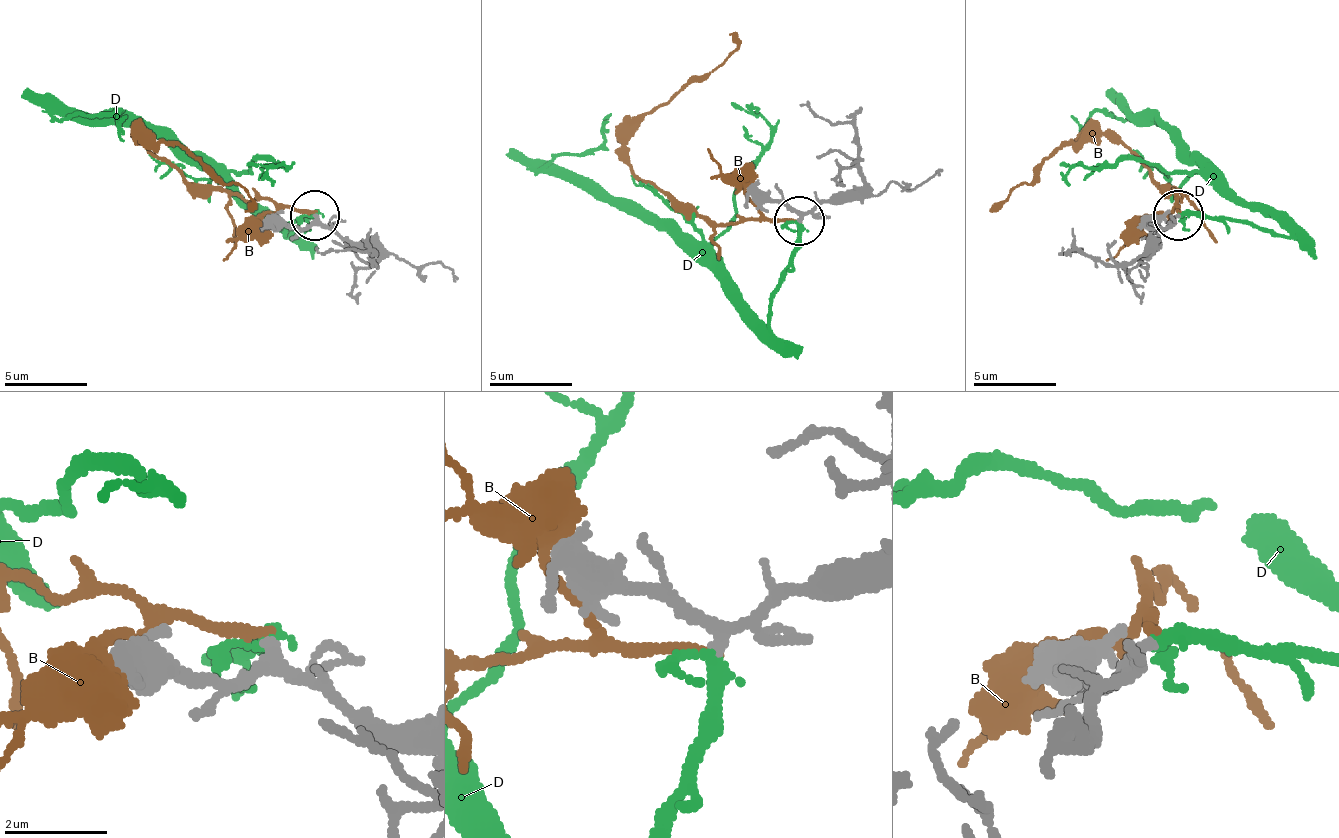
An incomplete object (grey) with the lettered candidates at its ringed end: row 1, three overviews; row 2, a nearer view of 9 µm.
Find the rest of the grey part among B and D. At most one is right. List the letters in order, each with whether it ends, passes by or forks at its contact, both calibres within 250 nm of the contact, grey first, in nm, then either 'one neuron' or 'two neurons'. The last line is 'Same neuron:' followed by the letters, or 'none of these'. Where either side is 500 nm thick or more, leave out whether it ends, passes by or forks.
B: it ends | 240/200 nm | two neurons
D: it passes by | 240/240 nm | one neuron
Same neuron: D

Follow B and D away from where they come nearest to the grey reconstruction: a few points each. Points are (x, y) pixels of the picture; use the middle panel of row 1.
B: (800, 221), (688, 217), (626, 159), (626, 134), (734, 52), (738, 31)
D: (800, 221), (800, 250), (763, 325), (643, 217), (597, 201), (552, 163), (560, 155), (589, 155), (610, 122)

